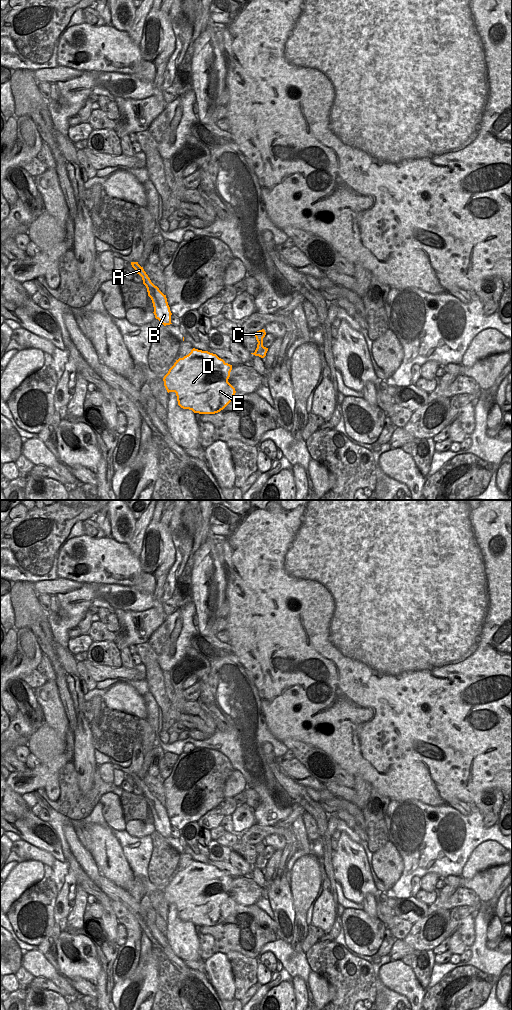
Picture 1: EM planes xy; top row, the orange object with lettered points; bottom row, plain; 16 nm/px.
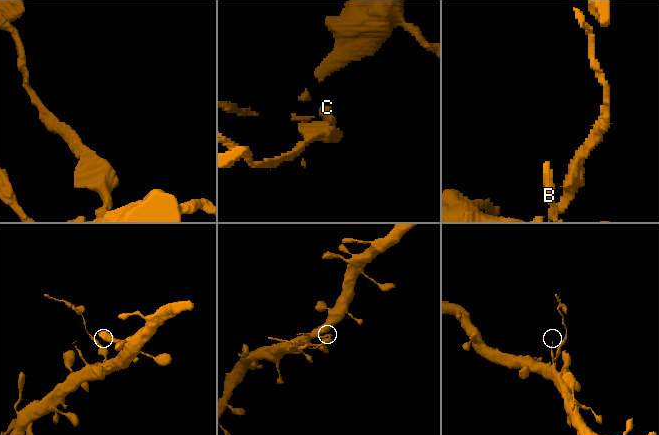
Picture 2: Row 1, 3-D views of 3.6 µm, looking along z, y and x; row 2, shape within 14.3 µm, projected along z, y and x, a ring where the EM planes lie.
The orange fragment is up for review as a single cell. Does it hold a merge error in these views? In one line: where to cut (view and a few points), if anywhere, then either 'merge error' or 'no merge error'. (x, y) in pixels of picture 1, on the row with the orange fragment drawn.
cut in xy along (258, 342), (262, 343); merge error

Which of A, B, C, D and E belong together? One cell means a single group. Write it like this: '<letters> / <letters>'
A B D E / C

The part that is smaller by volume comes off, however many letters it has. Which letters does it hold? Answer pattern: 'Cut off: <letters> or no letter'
Cut off: C.

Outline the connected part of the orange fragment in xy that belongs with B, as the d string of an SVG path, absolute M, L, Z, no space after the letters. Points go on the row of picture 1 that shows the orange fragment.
M131 262L132 267L135 269L136 273L142 277L143 284L147 288L148 296L151 298L155 318L158 319L164 326L170 325L171 323L171 311L167 302L166 295L164 295L157 286L155 286L143 267L141 267L138 262Z

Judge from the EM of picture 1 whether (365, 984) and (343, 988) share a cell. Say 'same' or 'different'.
same

